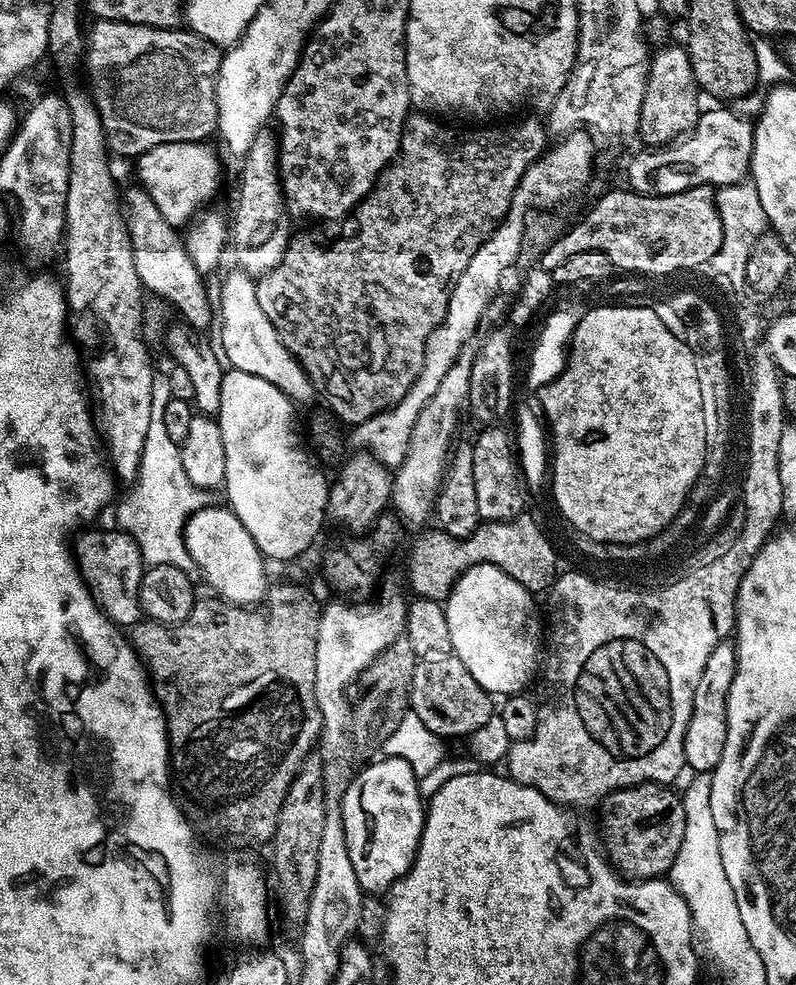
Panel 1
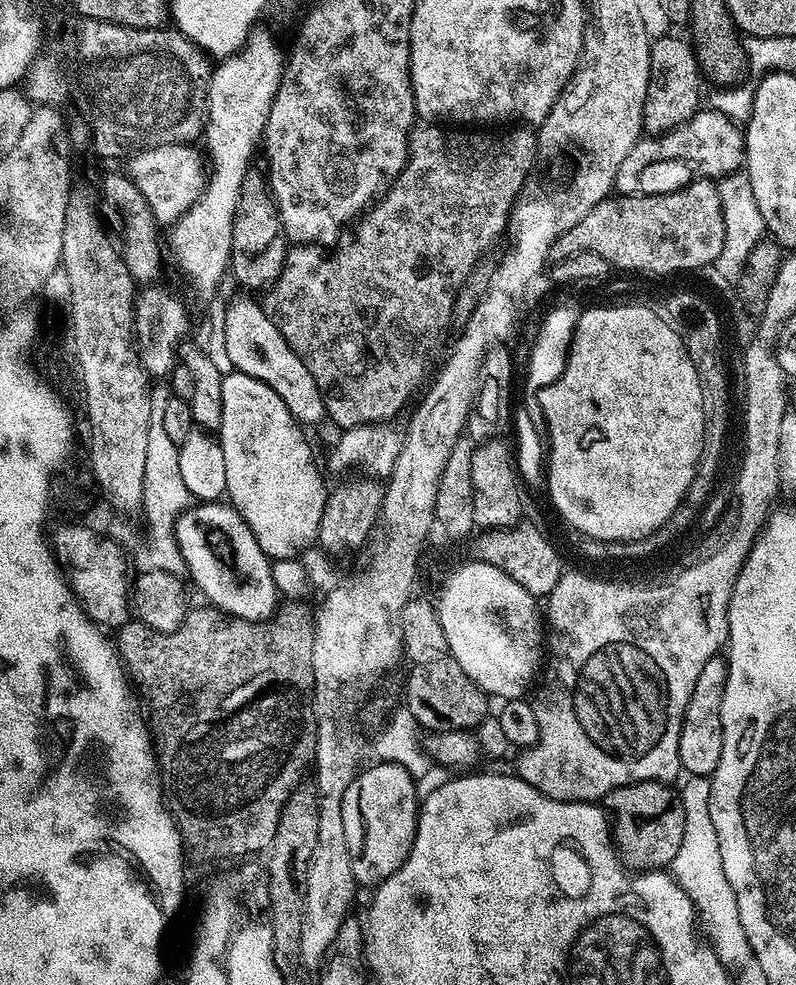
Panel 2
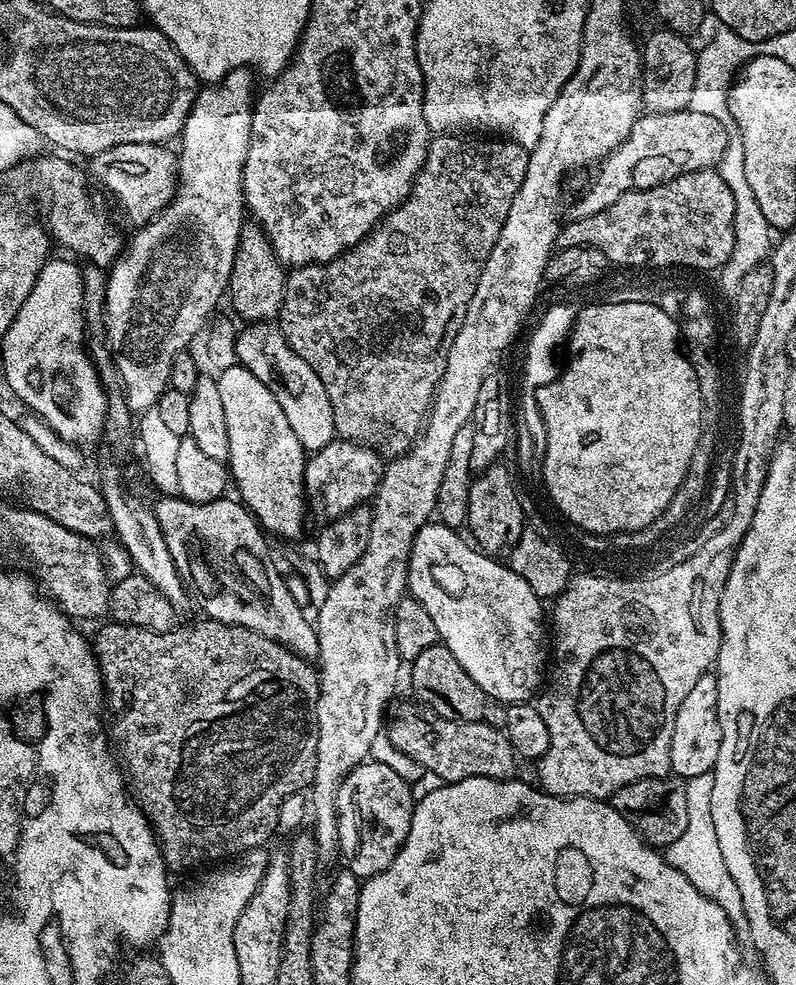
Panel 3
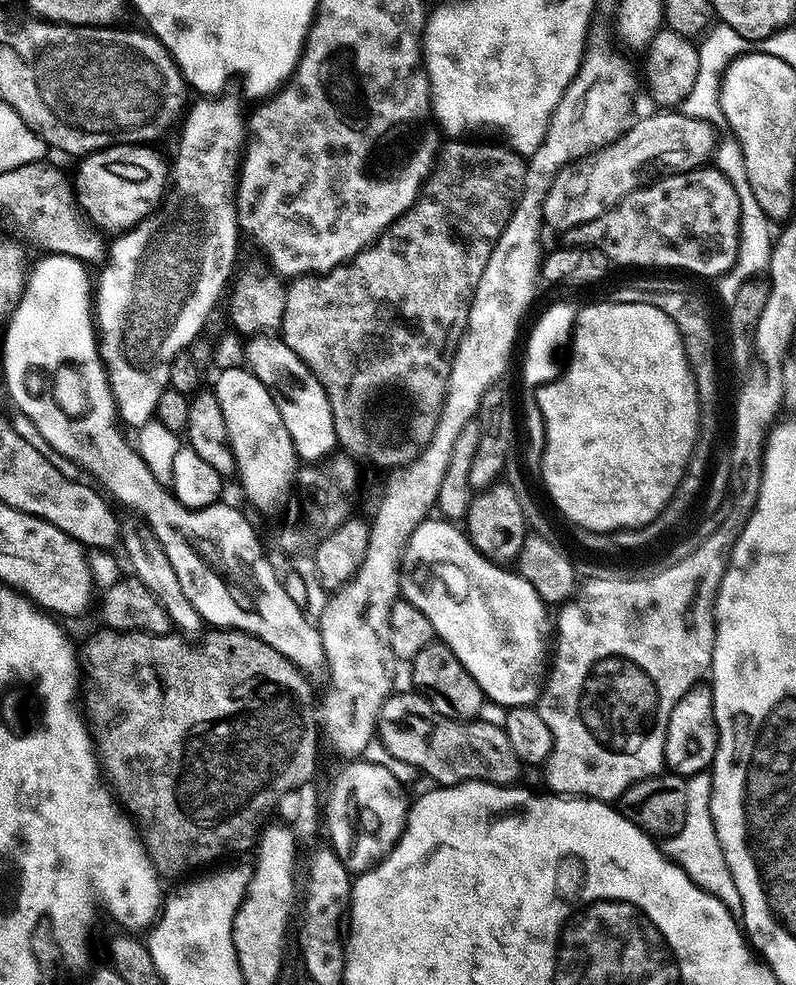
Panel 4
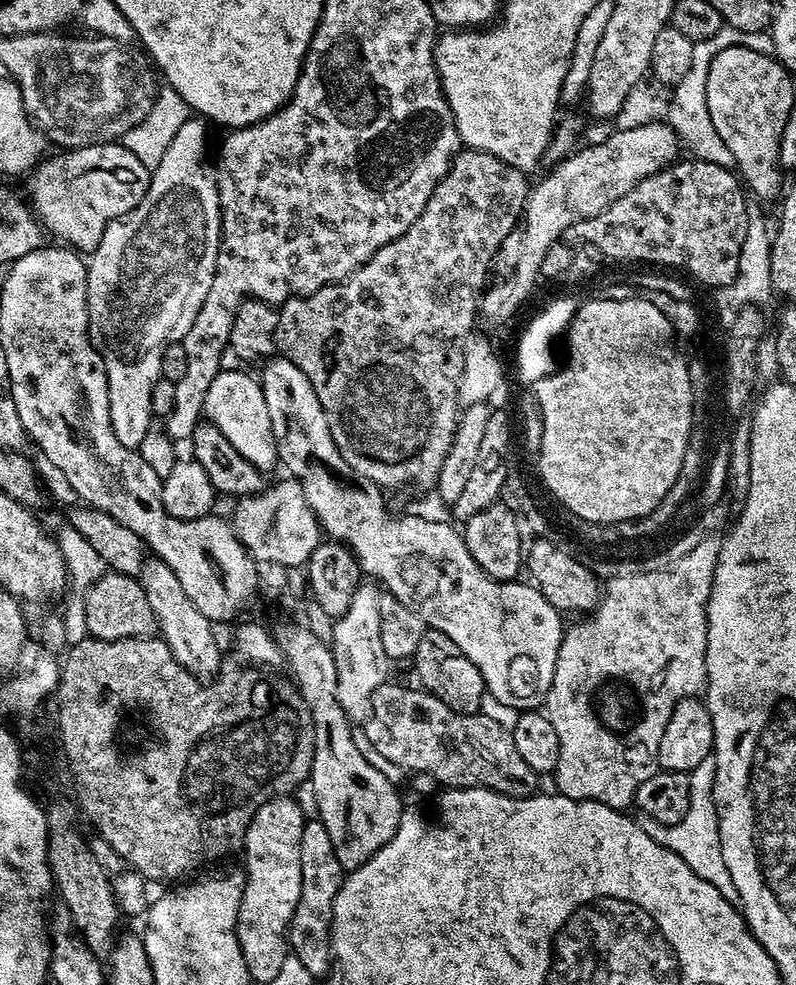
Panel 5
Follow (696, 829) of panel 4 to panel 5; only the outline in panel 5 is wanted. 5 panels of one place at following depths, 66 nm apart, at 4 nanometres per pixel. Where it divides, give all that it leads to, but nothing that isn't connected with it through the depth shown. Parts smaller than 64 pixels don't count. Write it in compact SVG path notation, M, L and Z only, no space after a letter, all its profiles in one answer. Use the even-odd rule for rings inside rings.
M699 764L689 775L689 786L689 809L686 811L686 816L682 818L682 822L666 826L656 822L653 817L640 814L635 817L636 825L642 830L646 830L646 834L650 834L650 838L654 838L654 842L658 842L663 848L669 848L674 854L678 854L678 858L682 858L682 862L686 862L686 866L690 866L690 870L694 870L694 874L698 874L698 878L710 882L710 886L714 886L714 890L718 890L718 894L722 894L722 898L726 898L726 902L739 905L738 886L734 886L734 878L730 878L730 870L722 859L716 804L712 801L712 787L714 786L712 764Z

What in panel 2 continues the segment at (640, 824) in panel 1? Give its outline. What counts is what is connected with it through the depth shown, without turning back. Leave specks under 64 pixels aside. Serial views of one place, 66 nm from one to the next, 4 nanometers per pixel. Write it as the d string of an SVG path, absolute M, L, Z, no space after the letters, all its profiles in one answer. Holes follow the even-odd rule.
M657 780L627 784L608 792L602 804L614 815L614 842L631 867L660 870L671 865L685 834L685 810L675 787L672 789L669 783Z

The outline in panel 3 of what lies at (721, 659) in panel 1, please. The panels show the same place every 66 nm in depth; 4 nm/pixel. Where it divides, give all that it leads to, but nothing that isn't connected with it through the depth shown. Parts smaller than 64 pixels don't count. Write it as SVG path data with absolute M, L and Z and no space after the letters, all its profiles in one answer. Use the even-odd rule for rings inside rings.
M711 671L702 674L693 688L682 698L678 714L674 714L674 730L670 734L670 766L685 781L715 769L718 750L722 750L722 726L718 722L718 682Z

